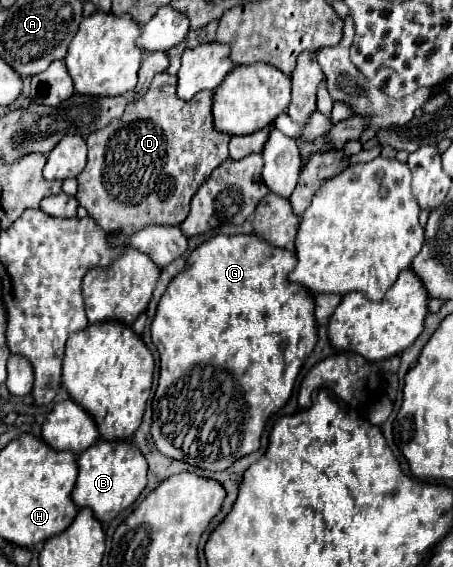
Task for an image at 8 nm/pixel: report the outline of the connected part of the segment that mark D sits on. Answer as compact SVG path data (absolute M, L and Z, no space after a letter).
M156 73L148 93L128 103L124 115L100 131L88 135L88 163L78 179L78 203L106 231L132 235L148 225L180 225L190 211L190 199L210 177L210 173L230 159L230 135L216 131L212 117L212 91L202 91L196 99L182 101L176 97L176 75Z

